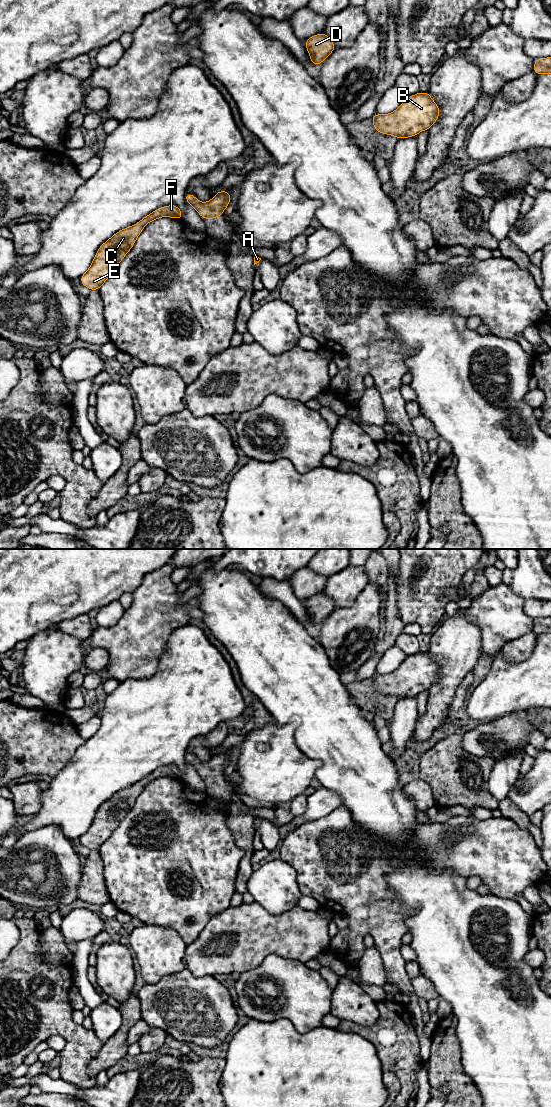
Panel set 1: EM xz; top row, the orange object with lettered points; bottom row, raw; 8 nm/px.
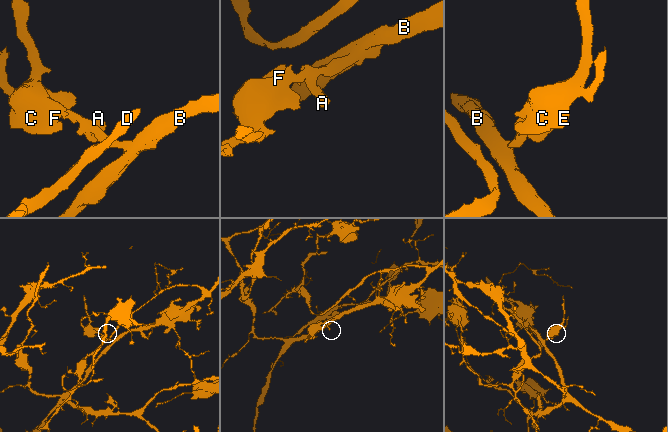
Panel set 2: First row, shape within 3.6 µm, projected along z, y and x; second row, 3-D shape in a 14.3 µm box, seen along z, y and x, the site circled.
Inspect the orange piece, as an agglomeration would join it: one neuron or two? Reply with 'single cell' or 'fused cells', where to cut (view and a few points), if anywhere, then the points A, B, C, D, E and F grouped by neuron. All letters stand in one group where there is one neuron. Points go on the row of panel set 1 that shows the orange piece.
single cell | no cut | A B C D E F

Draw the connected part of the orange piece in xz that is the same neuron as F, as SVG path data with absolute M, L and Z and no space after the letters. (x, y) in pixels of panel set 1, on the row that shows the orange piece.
M175 204L162 206L139 220L136 225L116 232L98 248L89 269L79 278L81 284L98 291L132 249L145 225L161 217L183 220L183 213Z

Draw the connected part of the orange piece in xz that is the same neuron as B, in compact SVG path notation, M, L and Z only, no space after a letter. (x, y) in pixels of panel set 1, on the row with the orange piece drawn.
M419 92L408 96L395 111L384 115L375 113L371 119L378 133L404 139L428 131L439 119L439 111L428 92Z

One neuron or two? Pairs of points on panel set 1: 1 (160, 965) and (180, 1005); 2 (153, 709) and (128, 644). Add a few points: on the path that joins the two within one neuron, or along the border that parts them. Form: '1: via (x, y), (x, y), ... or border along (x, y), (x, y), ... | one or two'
1: border along (185, 967), (146, 984) | two
2: border along (159, 663), (148, 677), (127, 678), (120, 682) | two

